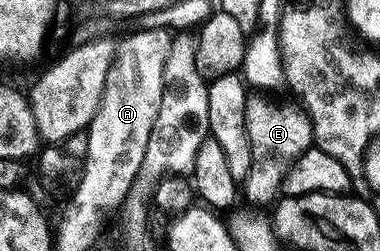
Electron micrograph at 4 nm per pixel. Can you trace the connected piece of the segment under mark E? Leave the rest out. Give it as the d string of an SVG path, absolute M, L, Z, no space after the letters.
M248 94L245 105L245 129L249 137L251 164L249 173L241 181L241 191L247 194L253 205L274 204L280 194L285 173L295 158L313 145L311 118L307 116L307 110L295 101L270 103L263 95L266 94Z

